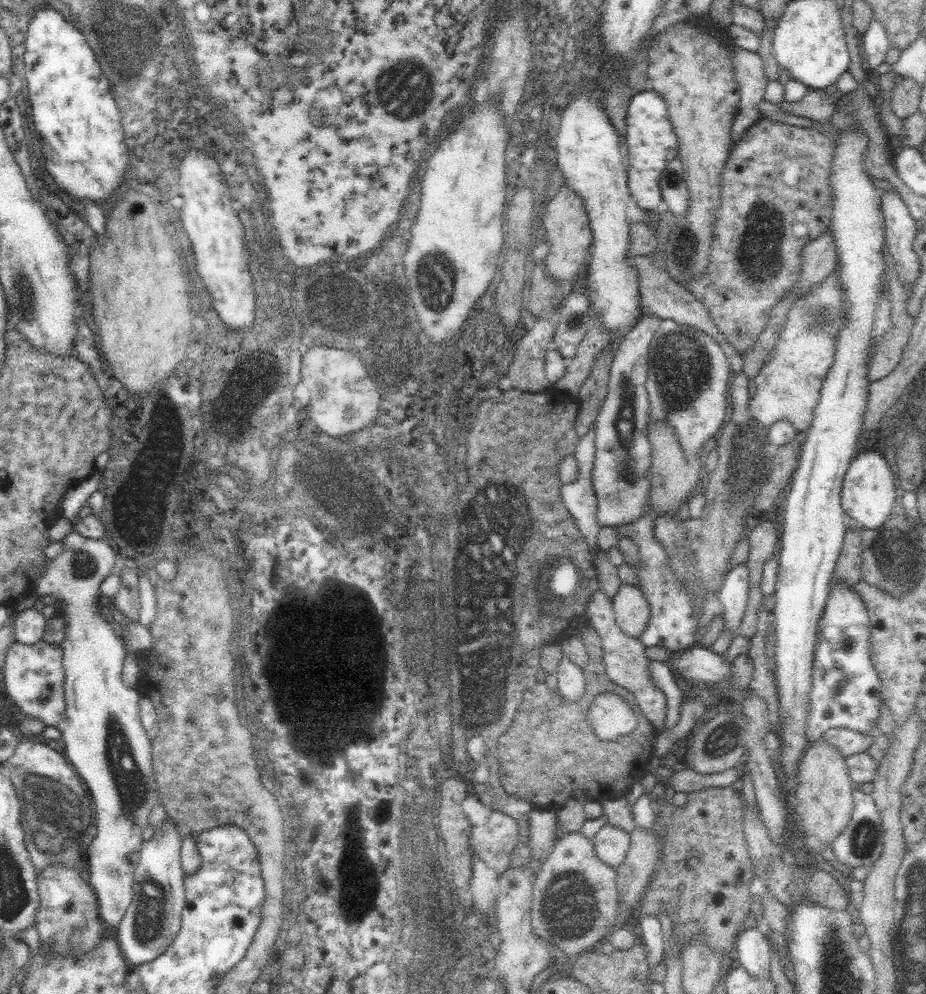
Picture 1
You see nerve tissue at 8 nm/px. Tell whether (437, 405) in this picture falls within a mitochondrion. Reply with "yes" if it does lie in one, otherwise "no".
yes

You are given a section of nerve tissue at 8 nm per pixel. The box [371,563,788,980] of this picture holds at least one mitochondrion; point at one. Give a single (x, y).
(421, 894)

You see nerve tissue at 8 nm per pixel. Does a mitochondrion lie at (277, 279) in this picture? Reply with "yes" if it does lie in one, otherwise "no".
yes

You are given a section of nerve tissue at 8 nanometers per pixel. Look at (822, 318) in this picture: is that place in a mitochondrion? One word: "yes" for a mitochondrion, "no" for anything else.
yes

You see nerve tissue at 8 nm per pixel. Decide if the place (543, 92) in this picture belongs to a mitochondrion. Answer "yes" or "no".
yes

